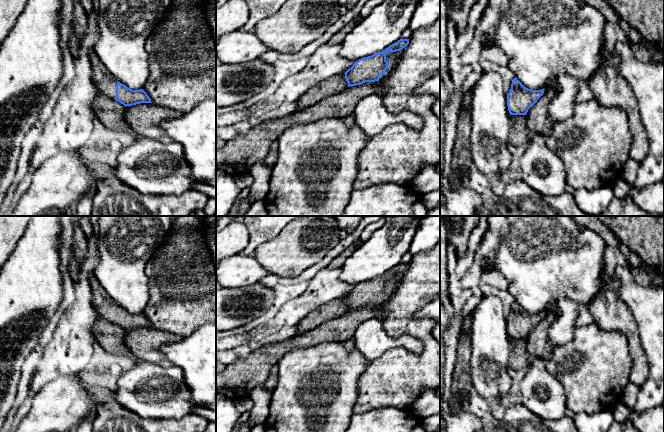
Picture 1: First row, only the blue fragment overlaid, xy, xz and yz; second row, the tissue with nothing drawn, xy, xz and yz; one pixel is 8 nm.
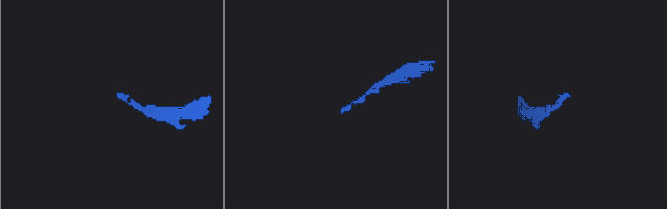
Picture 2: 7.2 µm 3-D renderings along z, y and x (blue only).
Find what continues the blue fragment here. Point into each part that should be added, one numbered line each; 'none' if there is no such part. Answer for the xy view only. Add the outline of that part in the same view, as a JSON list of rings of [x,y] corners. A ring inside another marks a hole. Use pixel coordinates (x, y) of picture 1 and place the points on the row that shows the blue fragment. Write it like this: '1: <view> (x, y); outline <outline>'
1: xy (106, 83); outline [[[93,49],[89,51],[89,57],[92,67],[92,78],[99,93],[115,99],[117,79],[100,62]]]

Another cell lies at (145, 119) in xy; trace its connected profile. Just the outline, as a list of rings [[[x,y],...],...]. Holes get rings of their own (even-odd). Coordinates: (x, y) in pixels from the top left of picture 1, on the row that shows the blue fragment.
[[[140,103],[126,106],[124,118],[129,128],[138,136],[154,140],[165,140],[168,139],[168,135],[161,127],[162,123],[180,115],[176,111],[153,103]]]

